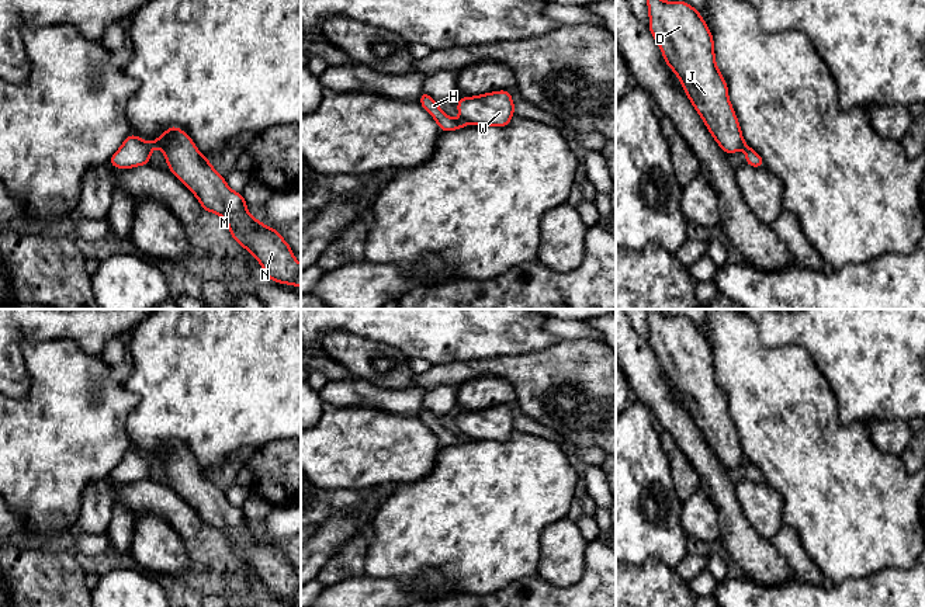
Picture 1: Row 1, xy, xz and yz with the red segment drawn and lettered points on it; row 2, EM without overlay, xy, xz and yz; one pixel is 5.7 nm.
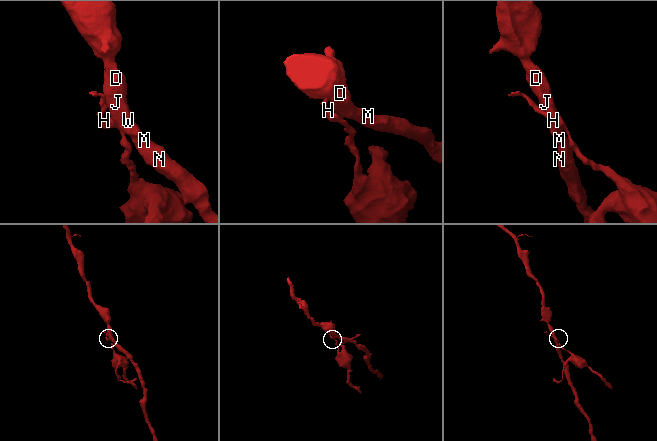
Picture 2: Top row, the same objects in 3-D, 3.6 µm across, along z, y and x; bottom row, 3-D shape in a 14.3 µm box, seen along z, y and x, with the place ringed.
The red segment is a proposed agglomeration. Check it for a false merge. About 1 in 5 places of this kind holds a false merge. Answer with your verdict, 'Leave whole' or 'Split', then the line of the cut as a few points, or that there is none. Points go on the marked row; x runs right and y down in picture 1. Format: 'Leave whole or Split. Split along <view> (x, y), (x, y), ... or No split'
Split. Split along xz (461, 118), (467, 122)

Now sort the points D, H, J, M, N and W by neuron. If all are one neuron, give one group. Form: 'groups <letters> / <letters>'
groups D J M N W / H

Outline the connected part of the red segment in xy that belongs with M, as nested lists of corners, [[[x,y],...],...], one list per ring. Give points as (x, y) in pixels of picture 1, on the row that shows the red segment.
[[[177,126],[150,142],[160,148],[169,170],[197,197],[204,211],[221,215],[231,236],[263,267],[266,277],[278,284],[301,288],[301,264],[278,229],[252,216],[242,192],[235,192],[197,149],[191,138]]]

